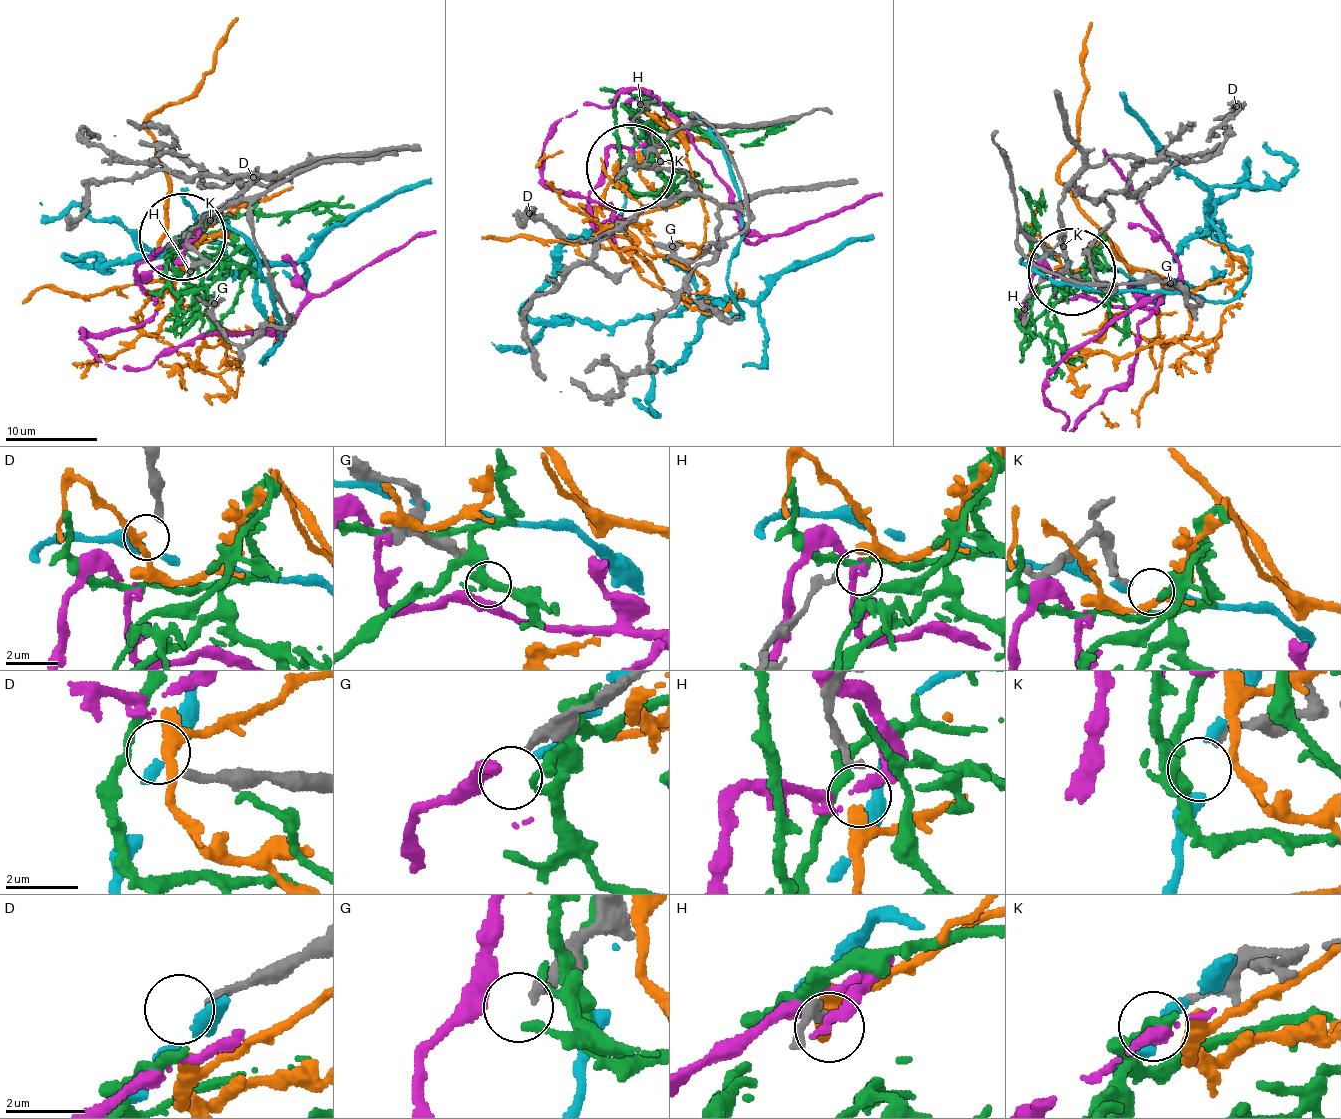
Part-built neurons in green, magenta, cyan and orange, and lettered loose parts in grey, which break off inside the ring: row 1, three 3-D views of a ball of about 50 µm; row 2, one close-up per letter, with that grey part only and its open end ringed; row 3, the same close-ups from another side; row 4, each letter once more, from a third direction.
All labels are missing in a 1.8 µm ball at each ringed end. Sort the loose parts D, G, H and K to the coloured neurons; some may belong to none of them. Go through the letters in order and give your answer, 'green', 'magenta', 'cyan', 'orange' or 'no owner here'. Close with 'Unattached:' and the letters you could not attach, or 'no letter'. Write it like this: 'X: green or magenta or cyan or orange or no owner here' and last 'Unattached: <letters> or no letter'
D: no owner here
G: no owner here
H: orange
K: no owner here
Unattached: D, G, K

